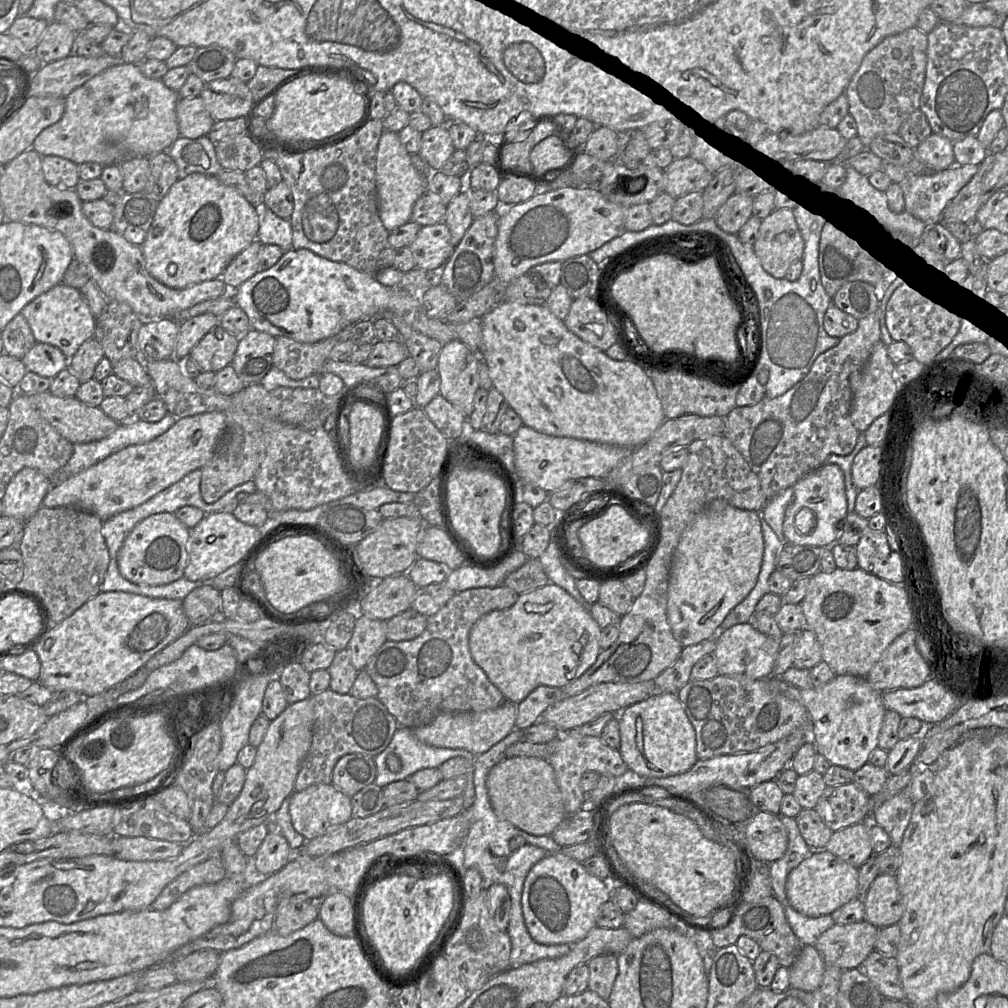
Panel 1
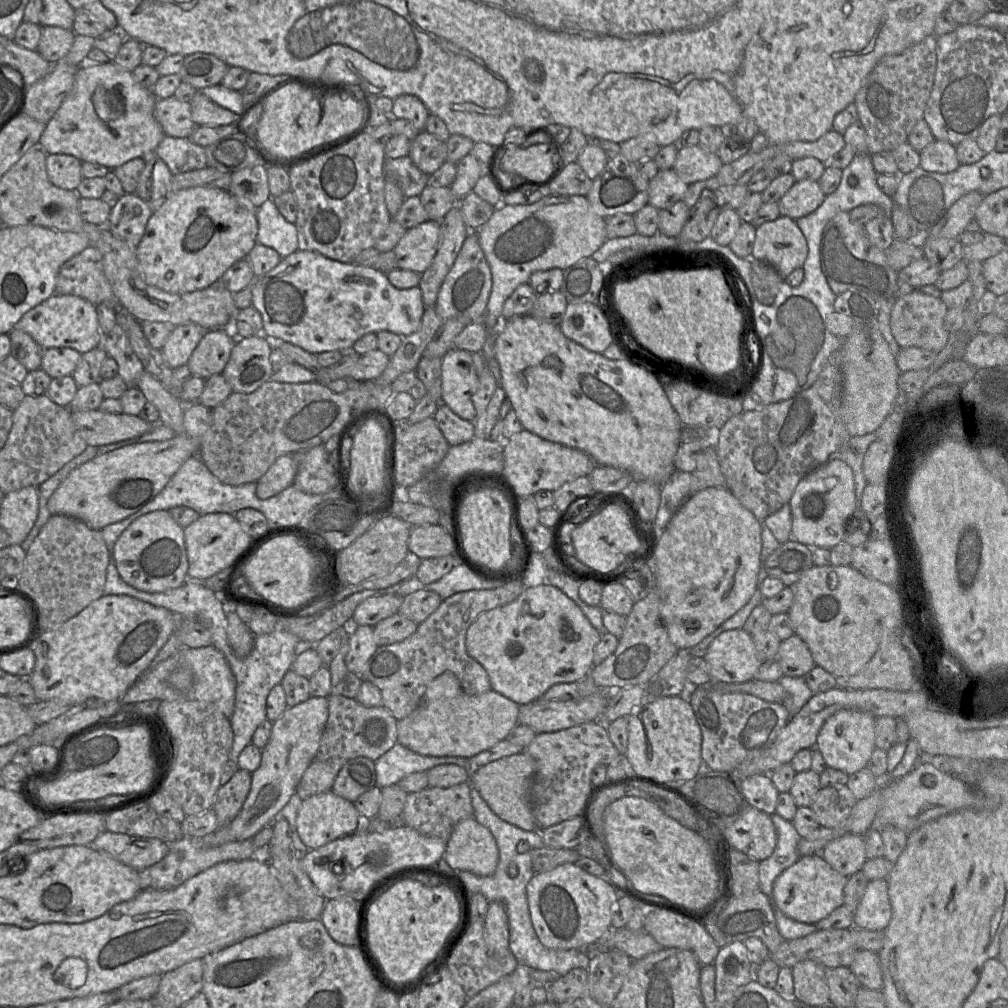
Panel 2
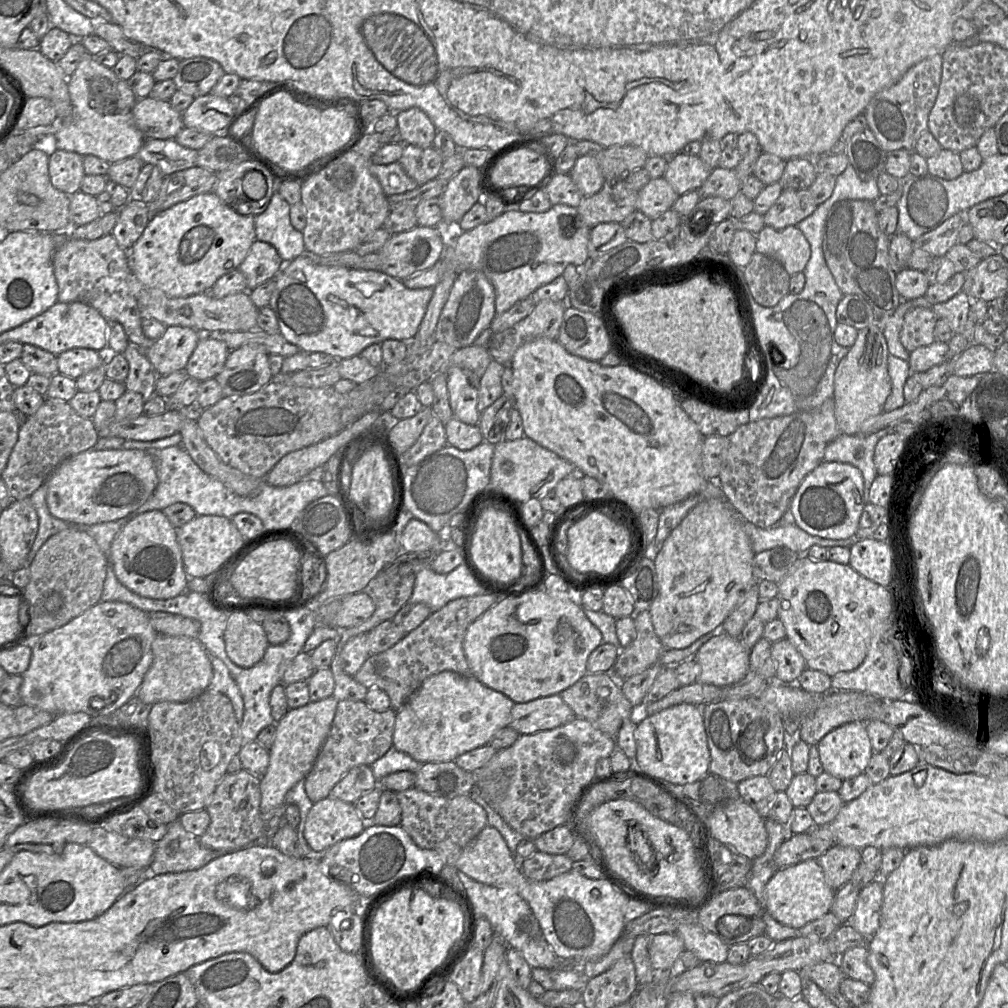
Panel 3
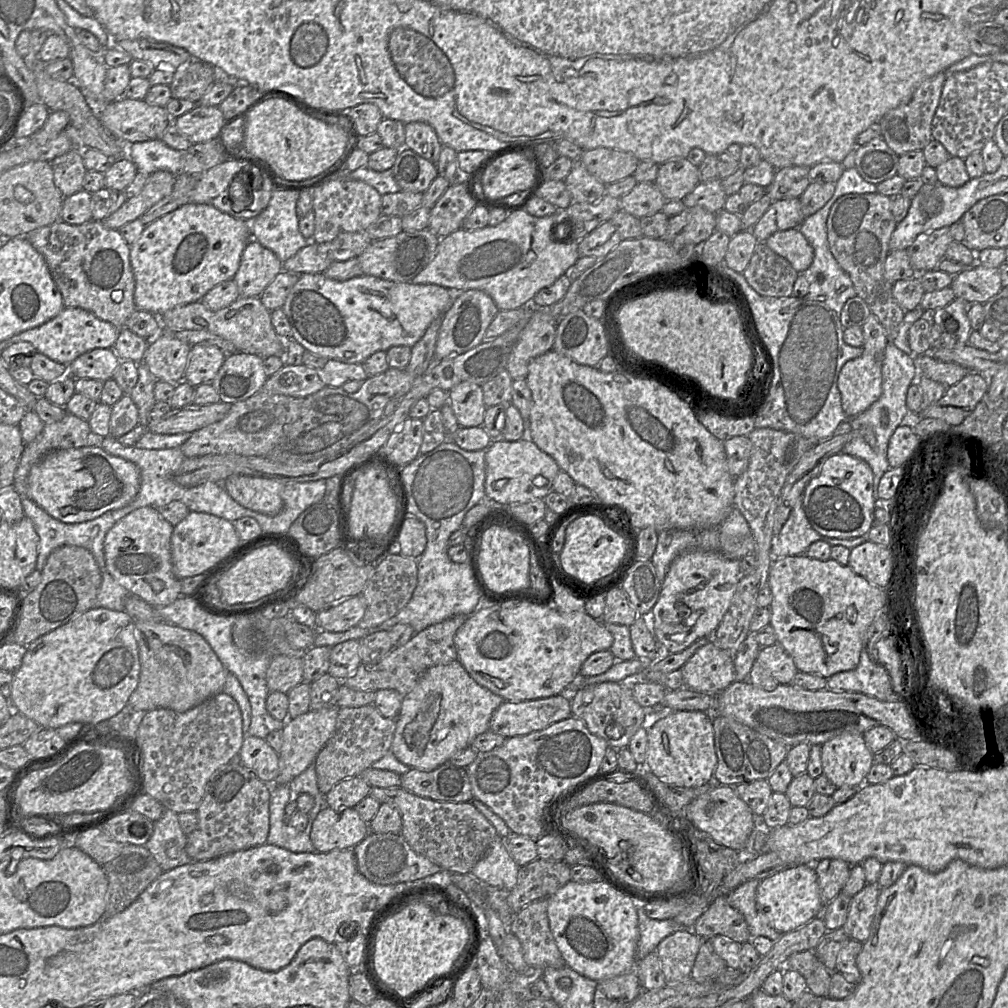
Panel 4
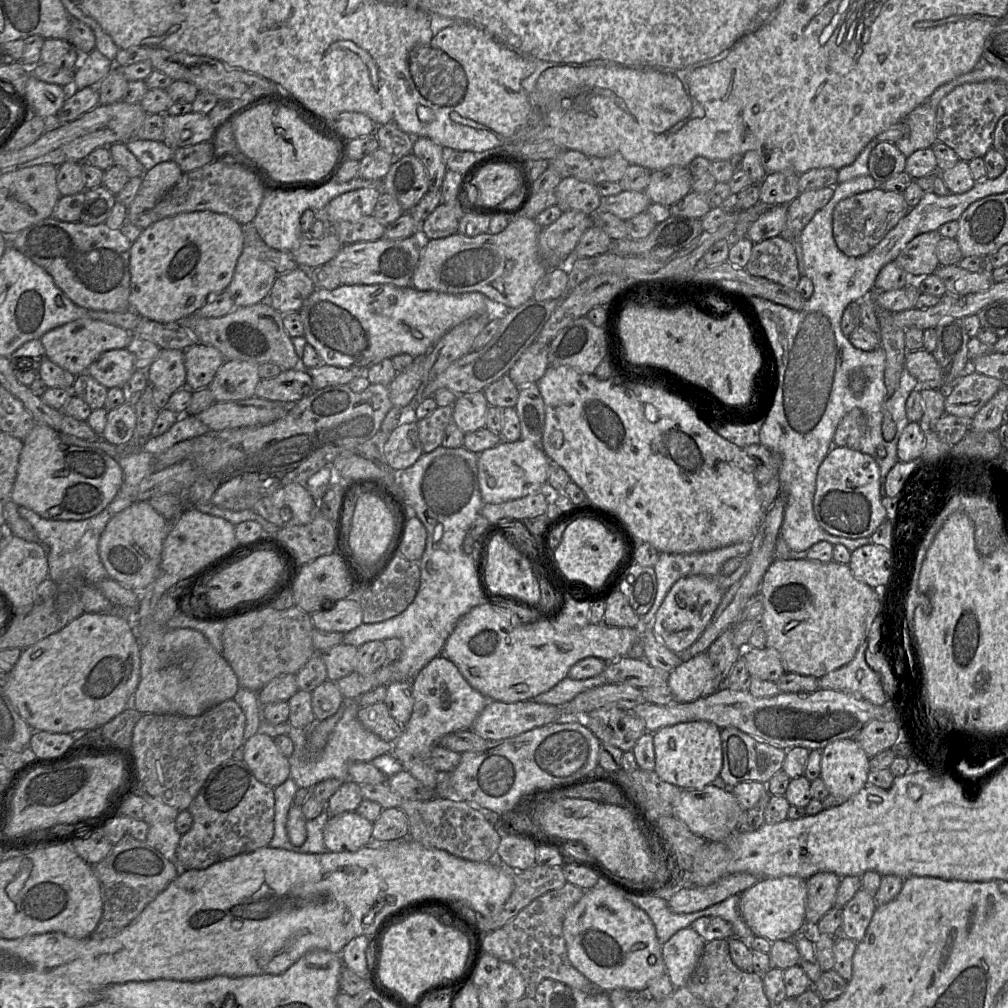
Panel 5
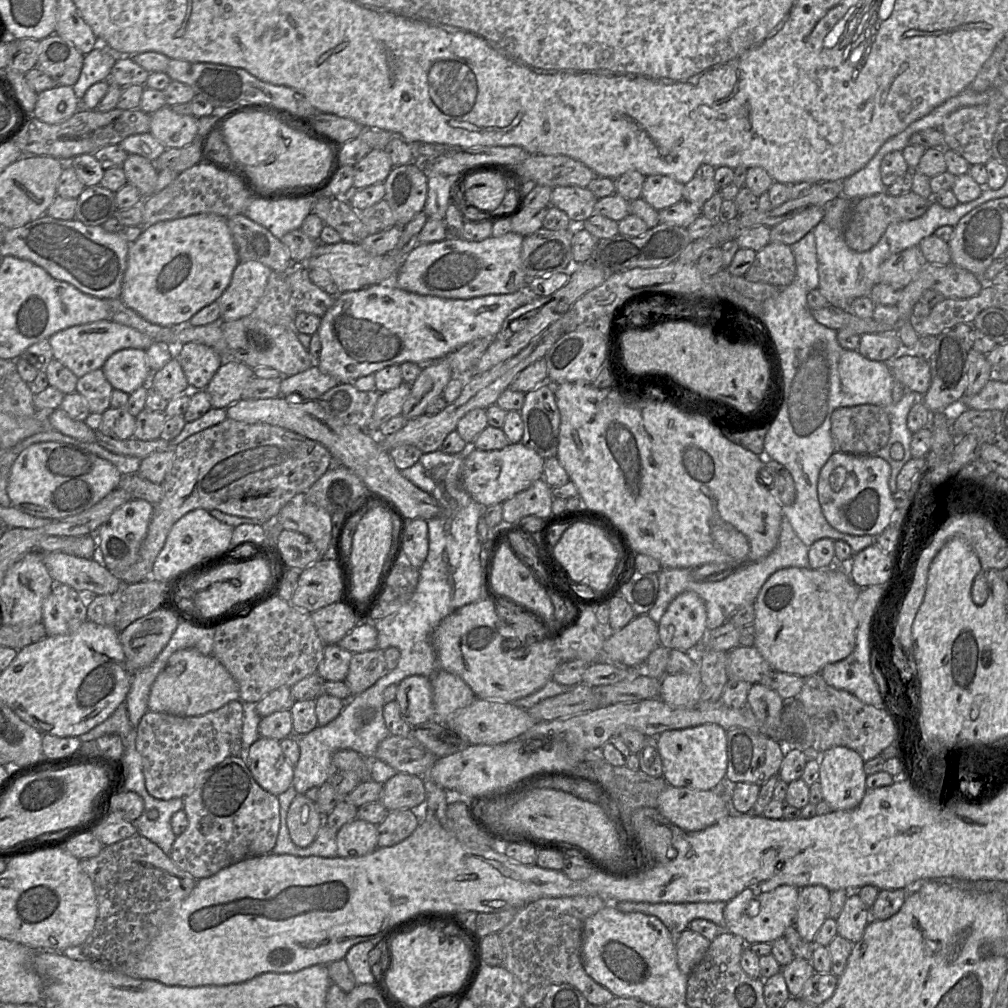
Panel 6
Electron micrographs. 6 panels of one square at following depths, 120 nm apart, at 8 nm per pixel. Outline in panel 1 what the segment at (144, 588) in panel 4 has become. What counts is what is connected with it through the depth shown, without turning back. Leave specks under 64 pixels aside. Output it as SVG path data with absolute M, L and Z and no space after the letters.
M162 512L143 519L126 535L117 552L120 574L132 583L150 586L168 584L183 577L188 563L189 532L174 513Z

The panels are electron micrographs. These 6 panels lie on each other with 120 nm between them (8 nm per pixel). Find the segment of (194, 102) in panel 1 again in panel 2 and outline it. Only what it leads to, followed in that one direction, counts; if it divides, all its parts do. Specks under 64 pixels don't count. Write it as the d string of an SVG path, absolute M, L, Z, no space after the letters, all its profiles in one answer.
M174 96L157 99L154 117L165 136L188 138L196 128L192 120L190 103L180 101Z

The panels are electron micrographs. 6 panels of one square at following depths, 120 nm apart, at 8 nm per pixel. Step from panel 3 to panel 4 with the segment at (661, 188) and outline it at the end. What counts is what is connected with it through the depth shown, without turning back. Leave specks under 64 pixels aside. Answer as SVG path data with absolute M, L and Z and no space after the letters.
M638 183L619 199L619 210L641 219L660 212L666 202L654 183Z

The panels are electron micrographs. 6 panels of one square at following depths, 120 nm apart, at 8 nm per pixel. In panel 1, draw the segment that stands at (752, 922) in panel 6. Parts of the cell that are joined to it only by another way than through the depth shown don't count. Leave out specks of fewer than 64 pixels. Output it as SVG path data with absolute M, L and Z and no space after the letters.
M826 849L814 850L788 875L785 890L789 904L799 913L808 917L831 915L859 897L858 868Z

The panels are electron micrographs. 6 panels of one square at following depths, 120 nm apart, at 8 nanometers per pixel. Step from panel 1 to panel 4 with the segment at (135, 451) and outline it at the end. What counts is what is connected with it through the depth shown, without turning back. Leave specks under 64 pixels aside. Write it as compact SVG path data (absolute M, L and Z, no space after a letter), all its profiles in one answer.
M86 446L56 450L43 457L30 470L26 496L53 518L75 524L126 506L139 487L140 470L133 462L109 454L102 446Z

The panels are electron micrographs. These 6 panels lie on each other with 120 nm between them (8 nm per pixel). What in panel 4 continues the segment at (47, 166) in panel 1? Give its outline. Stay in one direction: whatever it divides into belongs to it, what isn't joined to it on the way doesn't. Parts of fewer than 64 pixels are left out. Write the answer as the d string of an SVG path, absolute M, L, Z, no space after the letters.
M74 148L57 156L51 162L54 184L64 197L71 196L83 189L86 168L82 158L83 148Z

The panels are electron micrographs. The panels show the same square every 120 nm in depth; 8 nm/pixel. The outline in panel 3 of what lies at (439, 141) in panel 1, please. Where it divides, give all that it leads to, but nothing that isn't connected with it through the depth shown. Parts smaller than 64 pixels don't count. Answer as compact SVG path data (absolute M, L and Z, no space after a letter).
M404 144L403 154L398 162L409 177L418 185L423 185L438 177L444 159L433 146L420 148Z

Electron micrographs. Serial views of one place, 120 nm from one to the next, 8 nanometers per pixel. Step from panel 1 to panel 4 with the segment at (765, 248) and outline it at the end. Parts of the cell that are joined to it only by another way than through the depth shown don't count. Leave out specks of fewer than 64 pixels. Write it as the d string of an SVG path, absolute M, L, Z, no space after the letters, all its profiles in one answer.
M798 228L778 231L767 238L765 243L785 258L798 273L803 273L813 262L814 250Z

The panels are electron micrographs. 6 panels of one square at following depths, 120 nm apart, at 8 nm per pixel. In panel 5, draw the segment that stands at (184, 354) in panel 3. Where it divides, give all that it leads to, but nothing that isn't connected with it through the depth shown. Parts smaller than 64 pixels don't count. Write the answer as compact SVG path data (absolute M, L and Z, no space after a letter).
M161 349L158 357L146 369L149 384L169 394L186 386L184 350Z

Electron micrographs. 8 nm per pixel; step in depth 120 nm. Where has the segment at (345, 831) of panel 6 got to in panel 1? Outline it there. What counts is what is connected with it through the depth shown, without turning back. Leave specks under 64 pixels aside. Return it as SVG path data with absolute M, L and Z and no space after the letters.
M331 783L315 784L290 796L289 814L295 830L306 840L314 839L329 828L347 822L352 818L351 797L348 797Z

